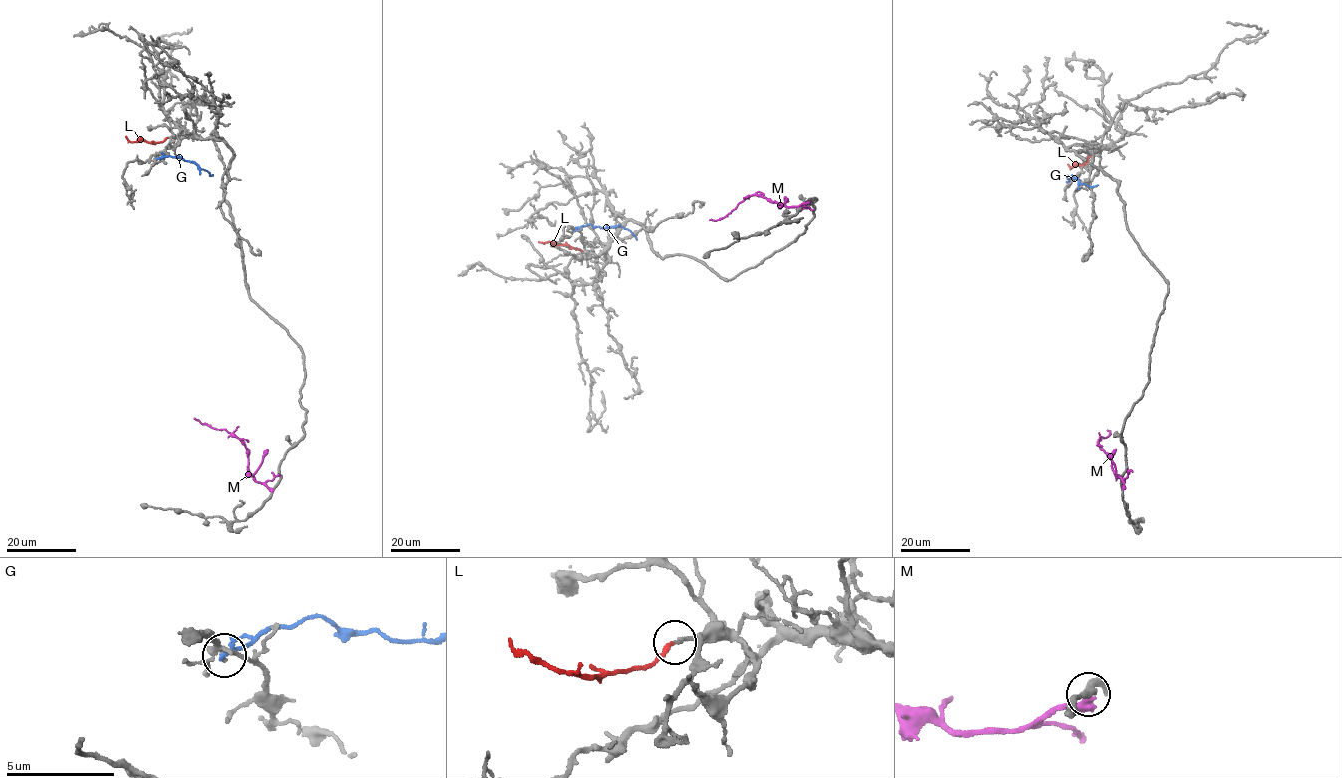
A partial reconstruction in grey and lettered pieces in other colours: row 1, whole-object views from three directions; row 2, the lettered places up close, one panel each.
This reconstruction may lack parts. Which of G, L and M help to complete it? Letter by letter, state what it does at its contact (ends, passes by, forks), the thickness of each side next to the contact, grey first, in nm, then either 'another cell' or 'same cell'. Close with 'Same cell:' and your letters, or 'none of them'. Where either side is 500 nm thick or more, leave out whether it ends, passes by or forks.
G: it passes by; calibres 150 and 150 nm; another cell
L: it ends; calibres 160 and 190 nm; same cell
M: it ends; calibres 260 and 480 nm; another cell
Same cell: L

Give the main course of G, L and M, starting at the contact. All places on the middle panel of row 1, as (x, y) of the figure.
G: (574, 230), (590, 224), (601, 227), (622, 226), (637, 240)
L: (581, 251), (567, 245), (538, 241)
M: (808, 200), (797, 206), (784, 206), (762, 196), (749, 195), (723, 217), (709, 219)

